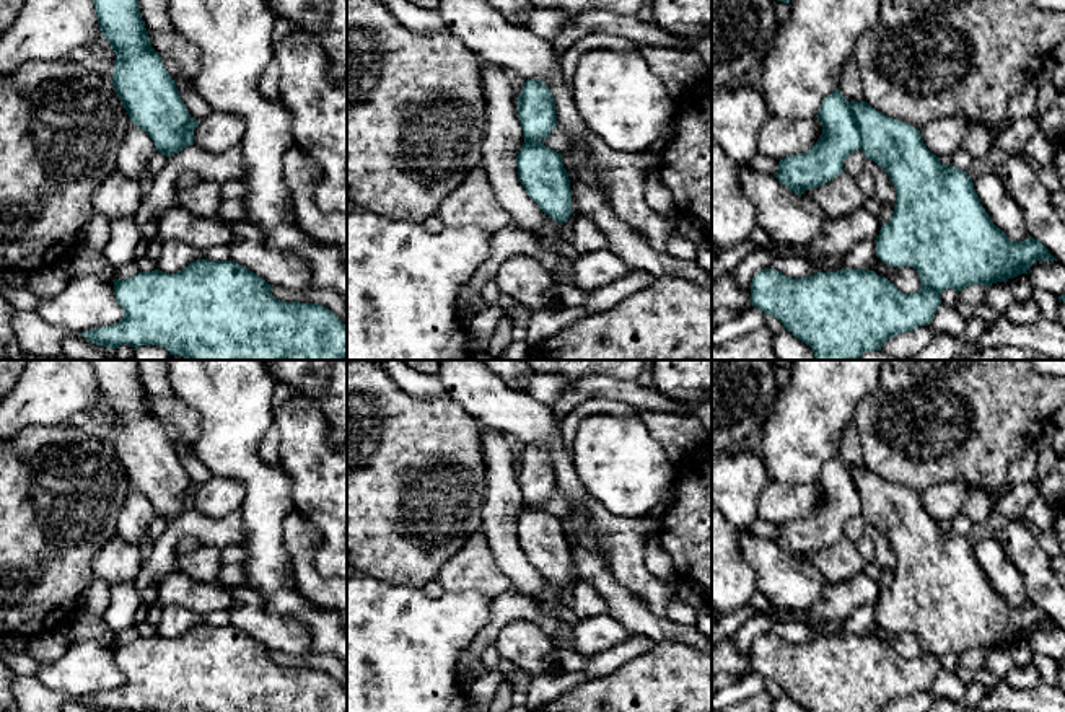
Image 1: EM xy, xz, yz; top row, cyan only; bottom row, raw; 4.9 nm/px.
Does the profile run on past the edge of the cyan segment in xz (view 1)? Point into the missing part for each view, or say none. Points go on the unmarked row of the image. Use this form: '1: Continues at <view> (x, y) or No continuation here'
1: No continuation here

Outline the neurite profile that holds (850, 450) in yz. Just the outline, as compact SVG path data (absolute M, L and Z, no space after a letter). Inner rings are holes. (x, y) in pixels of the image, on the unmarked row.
M853 420L845 427L842 433L839 455L848 468L866 466L861 455L861 445L857 433L857 425Z

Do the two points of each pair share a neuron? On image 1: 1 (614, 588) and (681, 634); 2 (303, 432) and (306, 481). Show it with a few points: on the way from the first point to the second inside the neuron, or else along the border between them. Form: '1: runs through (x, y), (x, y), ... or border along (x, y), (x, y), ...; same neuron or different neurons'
1: runs through (629, 606), (647, 624), (663, 631); same neuron
2: runs through (305, 443), (305, 470); same neuron

